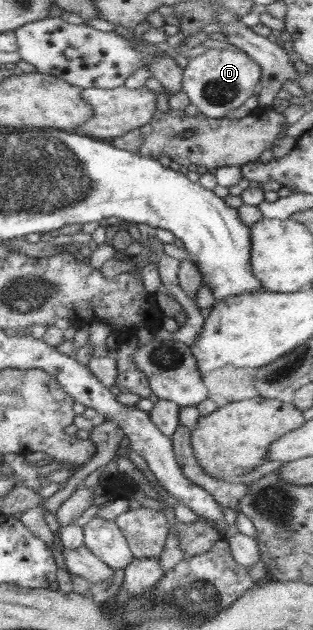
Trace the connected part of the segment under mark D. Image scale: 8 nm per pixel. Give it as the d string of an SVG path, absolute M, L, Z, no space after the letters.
M208 49L193 57L183 69L182 91L184 91L194 112L210 118L222 119L226 112L238 108L254 95L261 77L260 65L243 50Z

